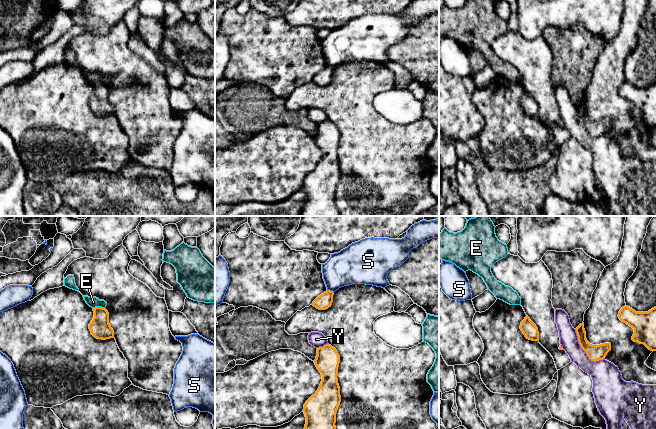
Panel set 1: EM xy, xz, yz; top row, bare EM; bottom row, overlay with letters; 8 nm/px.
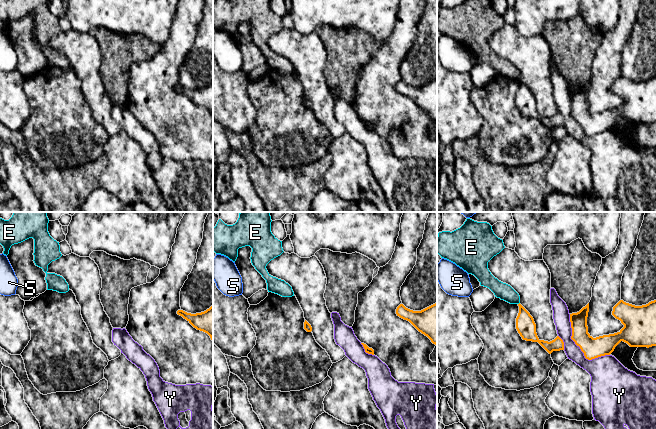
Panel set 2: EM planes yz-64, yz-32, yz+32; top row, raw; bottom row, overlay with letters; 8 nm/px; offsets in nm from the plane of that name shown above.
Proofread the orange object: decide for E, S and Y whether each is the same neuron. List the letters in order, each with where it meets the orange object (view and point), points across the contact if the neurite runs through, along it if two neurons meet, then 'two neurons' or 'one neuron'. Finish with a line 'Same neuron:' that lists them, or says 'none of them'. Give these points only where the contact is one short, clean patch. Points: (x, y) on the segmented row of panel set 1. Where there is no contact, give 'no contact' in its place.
E: xy (98, 307) | along xy (104, 307), (93, 308) | two neurons
S: xz (329, 290) | two neurons
Y: yz (584, 350) | two neurons
Same neuron: none of them

